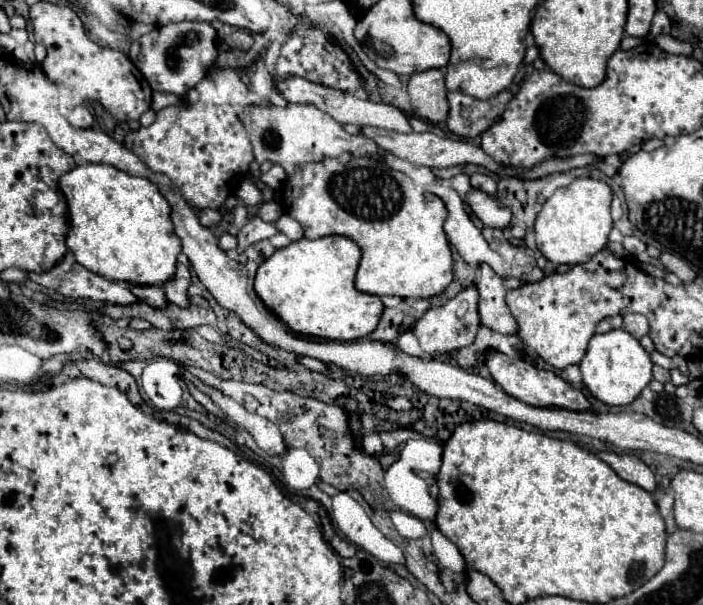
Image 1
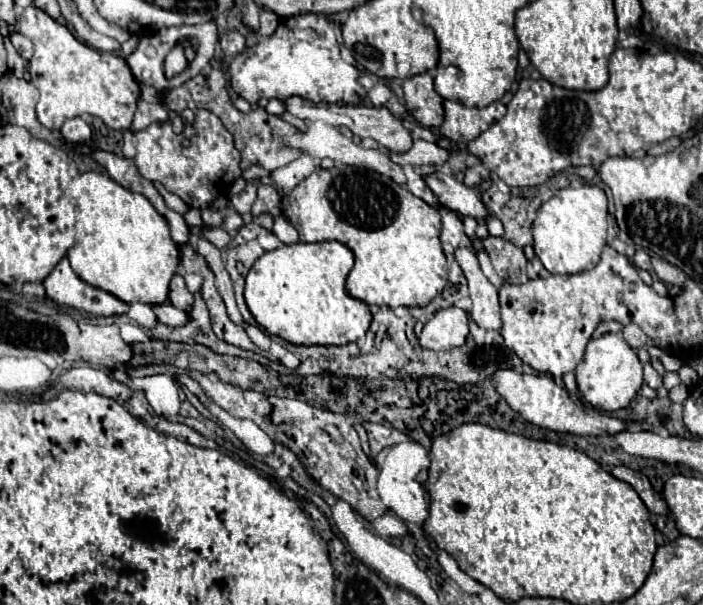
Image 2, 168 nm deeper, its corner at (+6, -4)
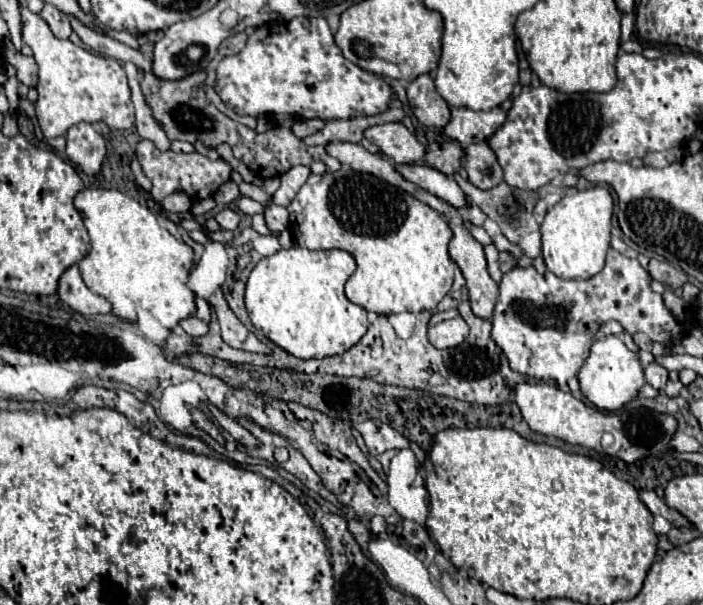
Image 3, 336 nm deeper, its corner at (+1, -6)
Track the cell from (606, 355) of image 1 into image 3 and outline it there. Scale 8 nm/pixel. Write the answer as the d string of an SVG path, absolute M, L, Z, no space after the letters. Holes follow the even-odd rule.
M606 336L604 340L594 340L590 348L590 356L578 372L580 390L587 400L606 412L620 410L626 402L630 402L638 390L646 384L644 370L634 352L630 352L618 336Z

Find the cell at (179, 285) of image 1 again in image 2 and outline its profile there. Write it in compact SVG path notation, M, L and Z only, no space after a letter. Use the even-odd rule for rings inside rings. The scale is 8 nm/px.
M175 276L175 278L171 280L171 286L169 286L169 302L171 302L175 308L185 310L185 312L189 312L191 306L193 306L193 296L191 296L191 292L187 290L185 280L183 280L181 276Z

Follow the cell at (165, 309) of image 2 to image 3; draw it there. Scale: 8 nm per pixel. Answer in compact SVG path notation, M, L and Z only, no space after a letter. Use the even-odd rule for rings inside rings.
M190 316L190 318L182 320L180 326L182 326L190 336L204 336L204 334L208 332L208 324L204 324L202 320L198 320L196 316Z

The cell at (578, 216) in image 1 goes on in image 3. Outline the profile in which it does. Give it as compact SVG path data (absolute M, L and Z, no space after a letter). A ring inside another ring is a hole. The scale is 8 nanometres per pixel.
M604 186L566 194L556 206L546 212L542 222L542 256L552 274L558 278L592 278L604 268L604 258L610 248L610 222L613 199Z

